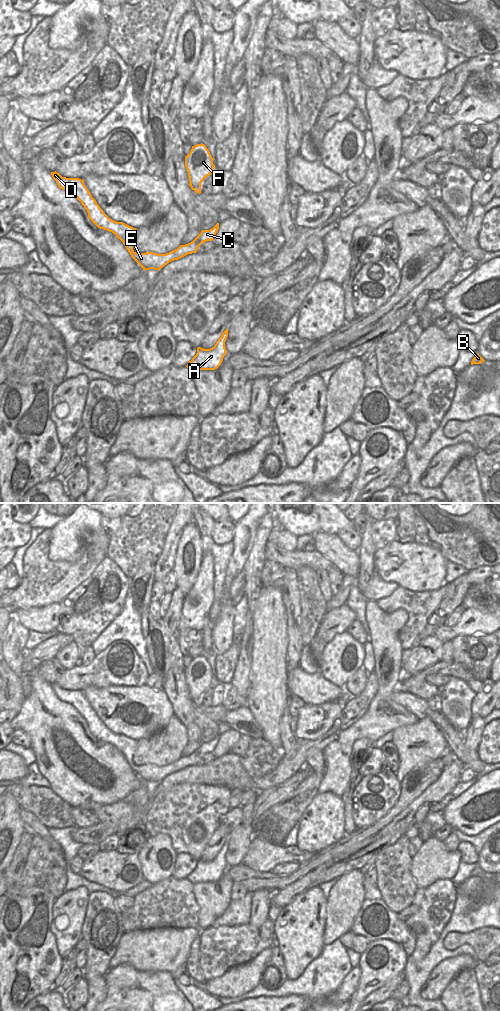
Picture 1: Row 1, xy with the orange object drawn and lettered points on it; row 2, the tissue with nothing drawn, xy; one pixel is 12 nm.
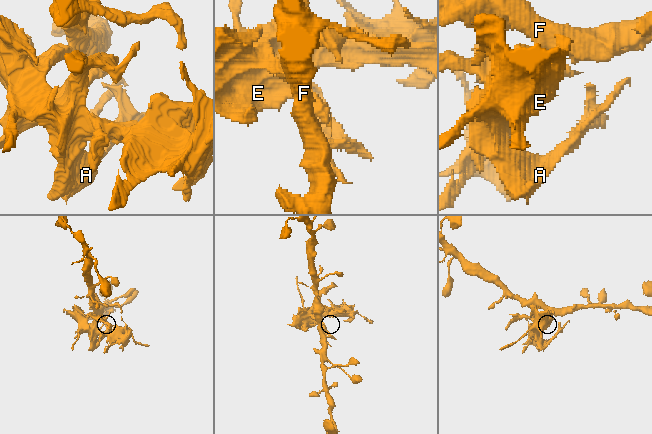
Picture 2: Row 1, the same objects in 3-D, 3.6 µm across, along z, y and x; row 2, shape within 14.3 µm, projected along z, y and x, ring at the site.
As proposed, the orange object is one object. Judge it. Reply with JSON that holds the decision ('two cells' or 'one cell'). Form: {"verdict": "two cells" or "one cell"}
{"verdict": "two cells"}

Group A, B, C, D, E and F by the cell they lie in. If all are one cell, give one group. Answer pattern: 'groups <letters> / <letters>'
groups A B C D E / F

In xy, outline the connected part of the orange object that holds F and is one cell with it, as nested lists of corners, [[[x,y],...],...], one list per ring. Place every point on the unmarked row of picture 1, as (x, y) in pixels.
[[[204,656],[192,658],[190,665],[185,668],[185,679],[188,684],[189,694],[194,702],[201,705],[201,695],[210,686],[215,686],[213,670]]]

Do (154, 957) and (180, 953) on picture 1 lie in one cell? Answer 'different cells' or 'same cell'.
same cell

